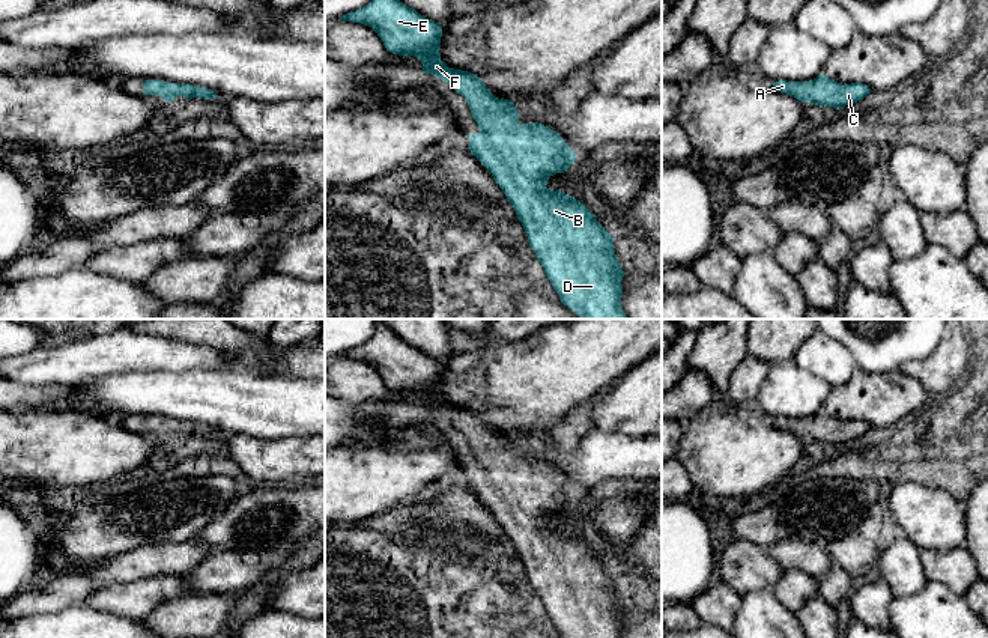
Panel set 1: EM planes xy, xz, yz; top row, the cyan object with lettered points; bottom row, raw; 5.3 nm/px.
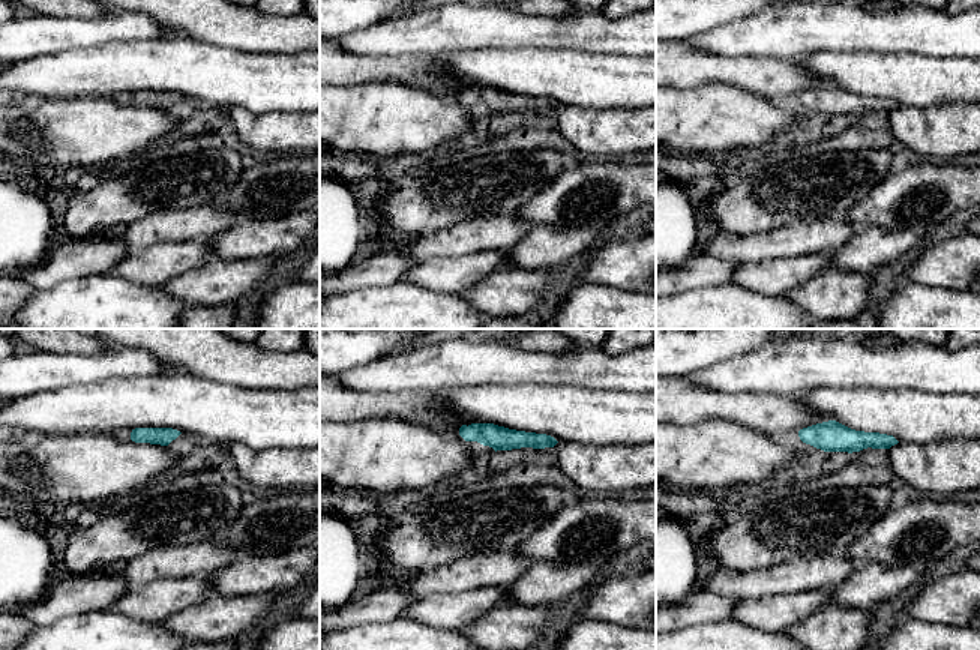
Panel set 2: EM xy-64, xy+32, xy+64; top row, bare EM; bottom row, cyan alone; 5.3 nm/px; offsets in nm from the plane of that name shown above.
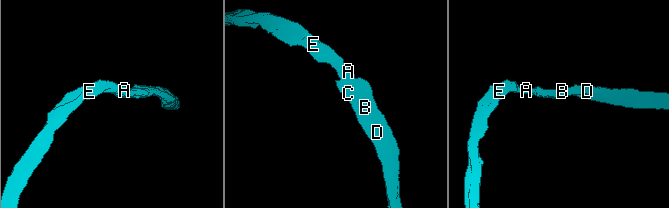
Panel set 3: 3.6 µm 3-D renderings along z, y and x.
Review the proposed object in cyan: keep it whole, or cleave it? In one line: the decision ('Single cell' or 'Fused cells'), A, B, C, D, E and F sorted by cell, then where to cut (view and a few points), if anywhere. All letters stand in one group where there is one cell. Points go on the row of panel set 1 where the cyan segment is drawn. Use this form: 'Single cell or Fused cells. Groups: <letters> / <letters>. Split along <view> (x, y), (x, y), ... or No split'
Single cell. Groups: A B C D E F. No split

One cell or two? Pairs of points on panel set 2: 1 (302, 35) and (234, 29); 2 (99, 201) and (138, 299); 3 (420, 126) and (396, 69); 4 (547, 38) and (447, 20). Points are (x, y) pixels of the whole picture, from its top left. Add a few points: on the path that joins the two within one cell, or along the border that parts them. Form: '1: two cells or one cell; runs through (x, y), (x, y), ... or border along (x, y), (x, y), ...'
1: one cell; runs through (285, 35), (251, 30)
2: two cells; border along (96, 273), (116, 273), (165, 291)
3: two cells; border along (366, 84), (402, 83), (431, 92), (435, 96)
4: one cell; runs through (523, 30), (500, 26), (471, 26)

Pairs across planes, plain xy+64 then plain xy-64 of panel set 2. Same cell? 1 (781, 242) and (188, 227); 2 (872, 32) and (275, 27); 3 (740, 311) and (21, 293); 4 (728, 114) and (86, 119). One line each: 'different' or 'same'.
1: same
2: different
3: different
4: same

